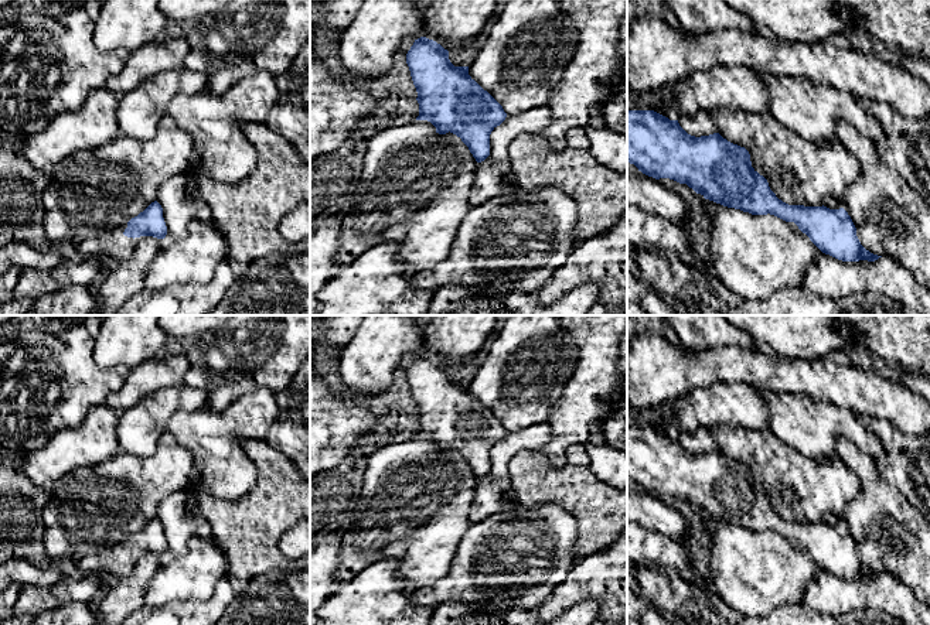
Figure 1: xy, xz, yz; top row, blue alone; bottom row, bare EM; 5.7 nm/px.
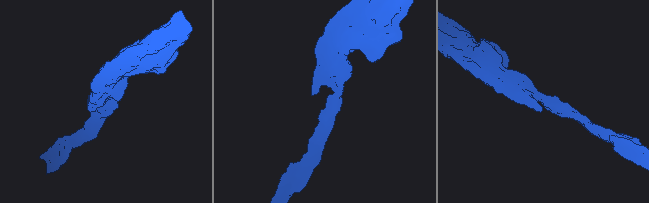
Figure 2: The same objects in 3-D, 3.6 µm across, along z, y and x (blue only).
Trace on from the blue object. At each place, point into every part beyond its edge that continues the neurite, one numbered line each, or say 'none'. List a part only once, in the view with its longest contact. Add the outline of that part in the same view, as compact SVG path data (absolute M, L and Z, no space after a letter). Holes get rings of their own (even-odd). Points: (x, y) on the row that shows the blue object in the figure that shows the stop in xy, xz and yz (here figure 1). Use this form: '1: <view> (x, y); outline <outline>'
none

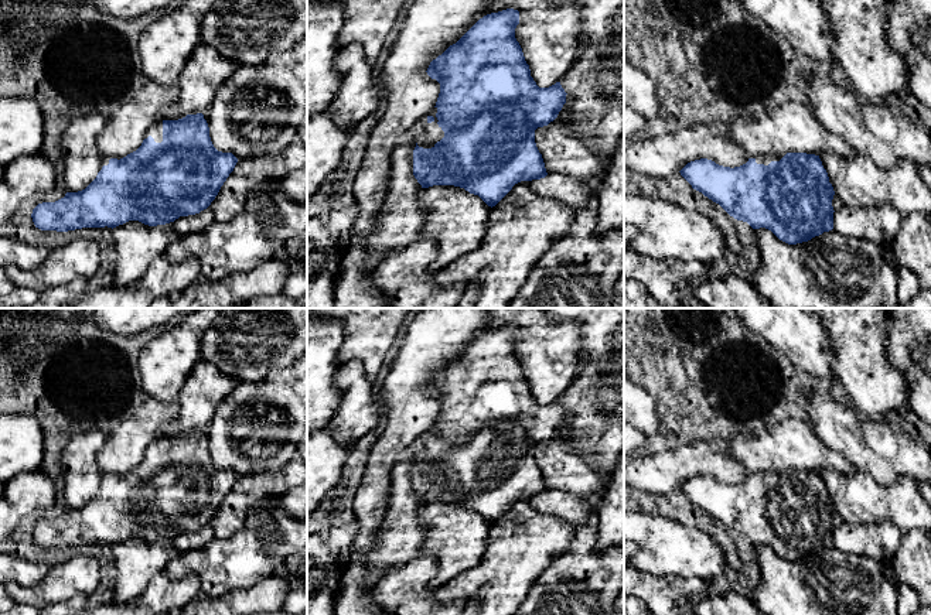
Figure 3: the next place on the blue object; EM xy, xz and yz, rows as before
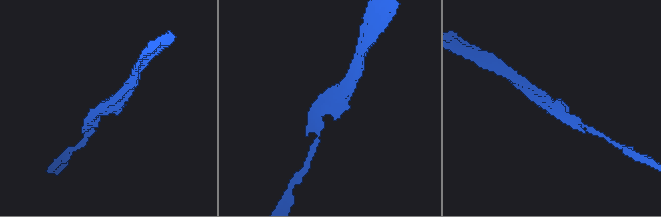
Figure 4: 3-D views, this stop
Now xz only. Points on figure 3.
1: xz (433, 133); outline M434 107L429 116L433 116L434 120L432 123L427 123L427 129L426 129L426 137L432 144L436 144L437 141L440 141L444 137L444 131L441 130L441 127L437 124L437 107Z

